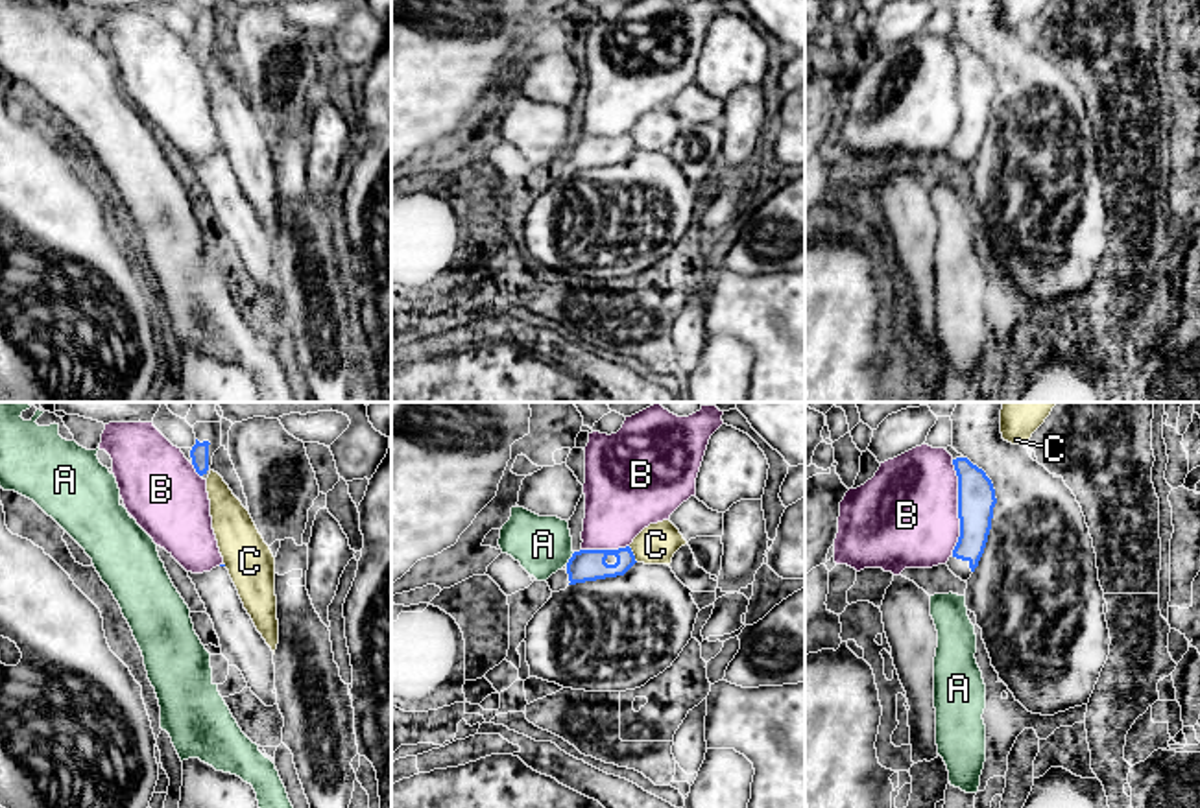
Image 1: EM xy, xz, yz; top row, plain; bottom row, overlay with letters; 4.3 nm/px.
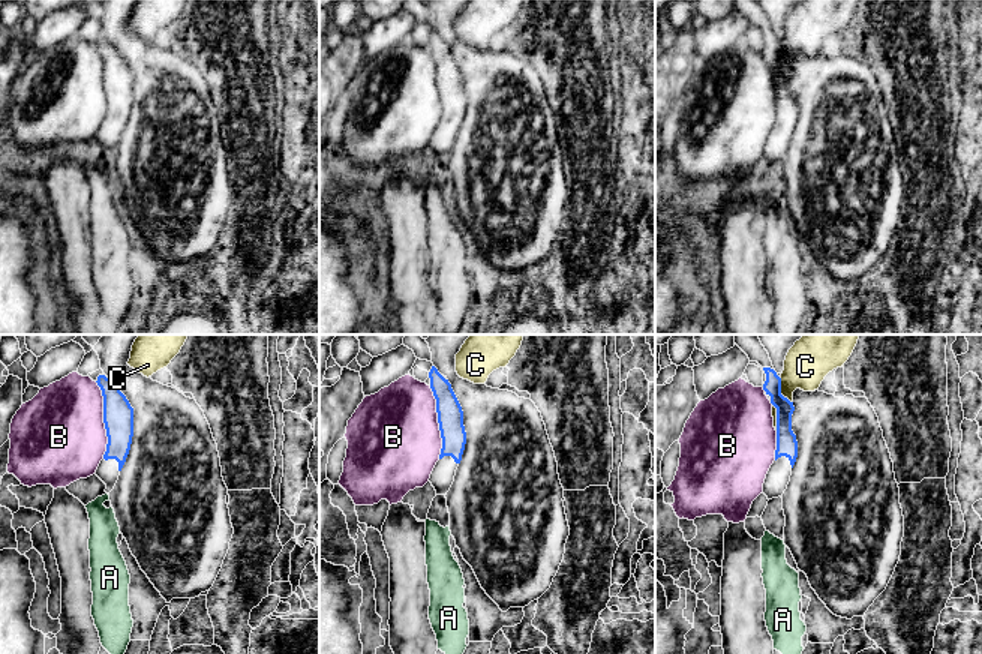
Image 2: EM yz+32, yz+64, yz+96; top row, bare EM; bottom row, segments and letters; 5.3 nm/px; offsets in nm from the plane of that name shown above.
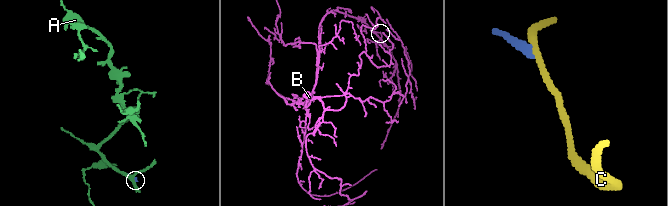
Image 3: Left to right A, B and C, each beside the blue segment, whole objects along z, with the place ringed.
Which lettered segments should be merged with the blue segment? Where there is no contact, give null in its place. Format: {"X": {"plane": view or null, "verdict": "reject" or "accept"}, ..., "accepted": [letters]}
{"A": {"plane": "xz", "verdict": "reject"}, "B": {"plane": "yz", "verdict": "reject"}, "C": {"plane": "xz", "verdict": "reject"}, "accepted": []}

